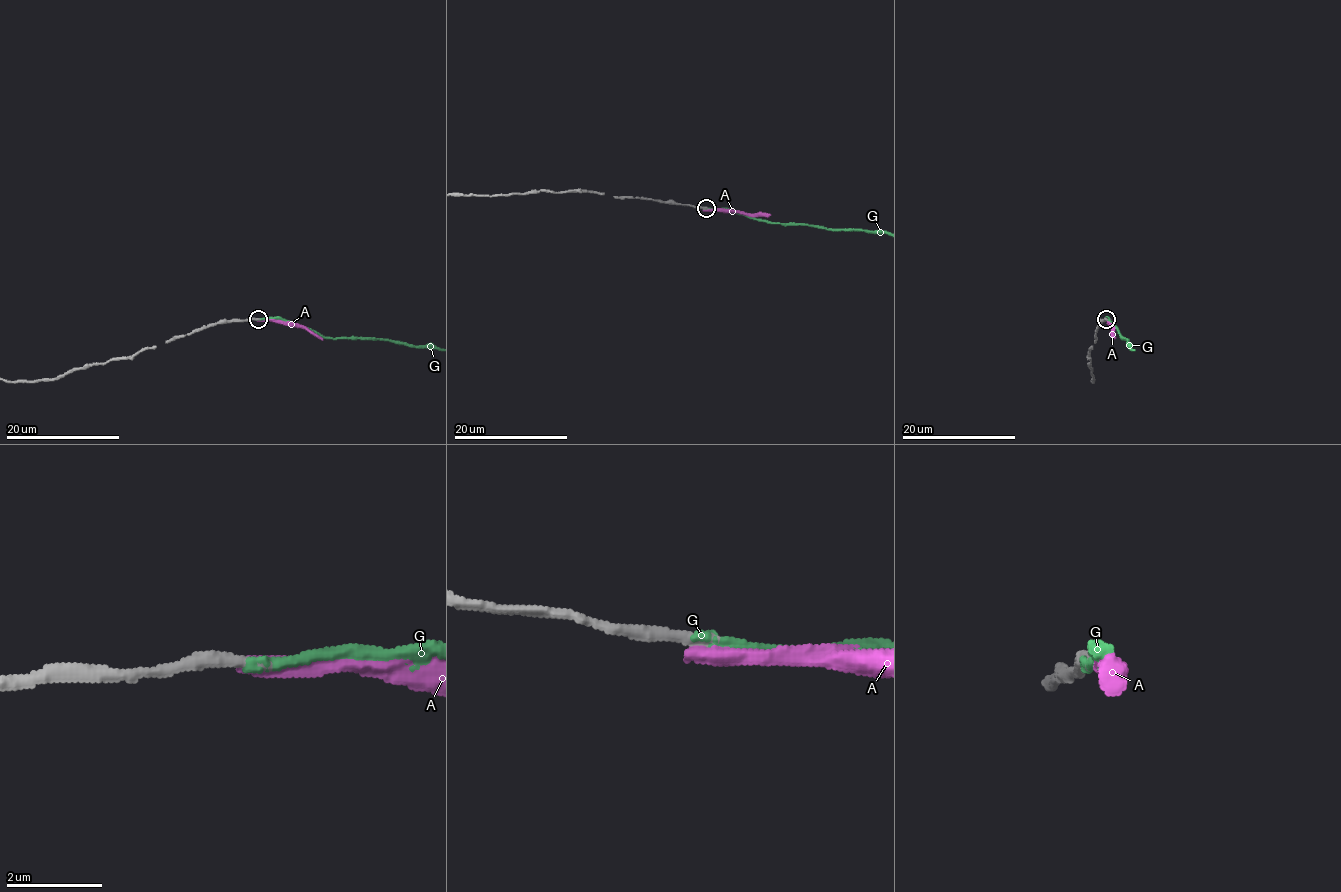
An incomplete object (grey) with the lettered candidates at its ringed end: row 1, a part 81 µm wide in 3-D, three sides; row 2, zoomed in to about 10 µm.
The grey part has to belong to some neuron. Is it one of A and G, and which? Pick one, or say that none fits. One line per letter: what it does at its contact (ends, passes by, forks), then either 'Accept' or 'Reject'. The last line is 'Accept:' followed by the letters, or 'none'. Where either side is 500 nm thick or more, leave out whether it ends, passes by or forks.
A: It ends there. Reject
G: It ends there. Accept
Accept: G

